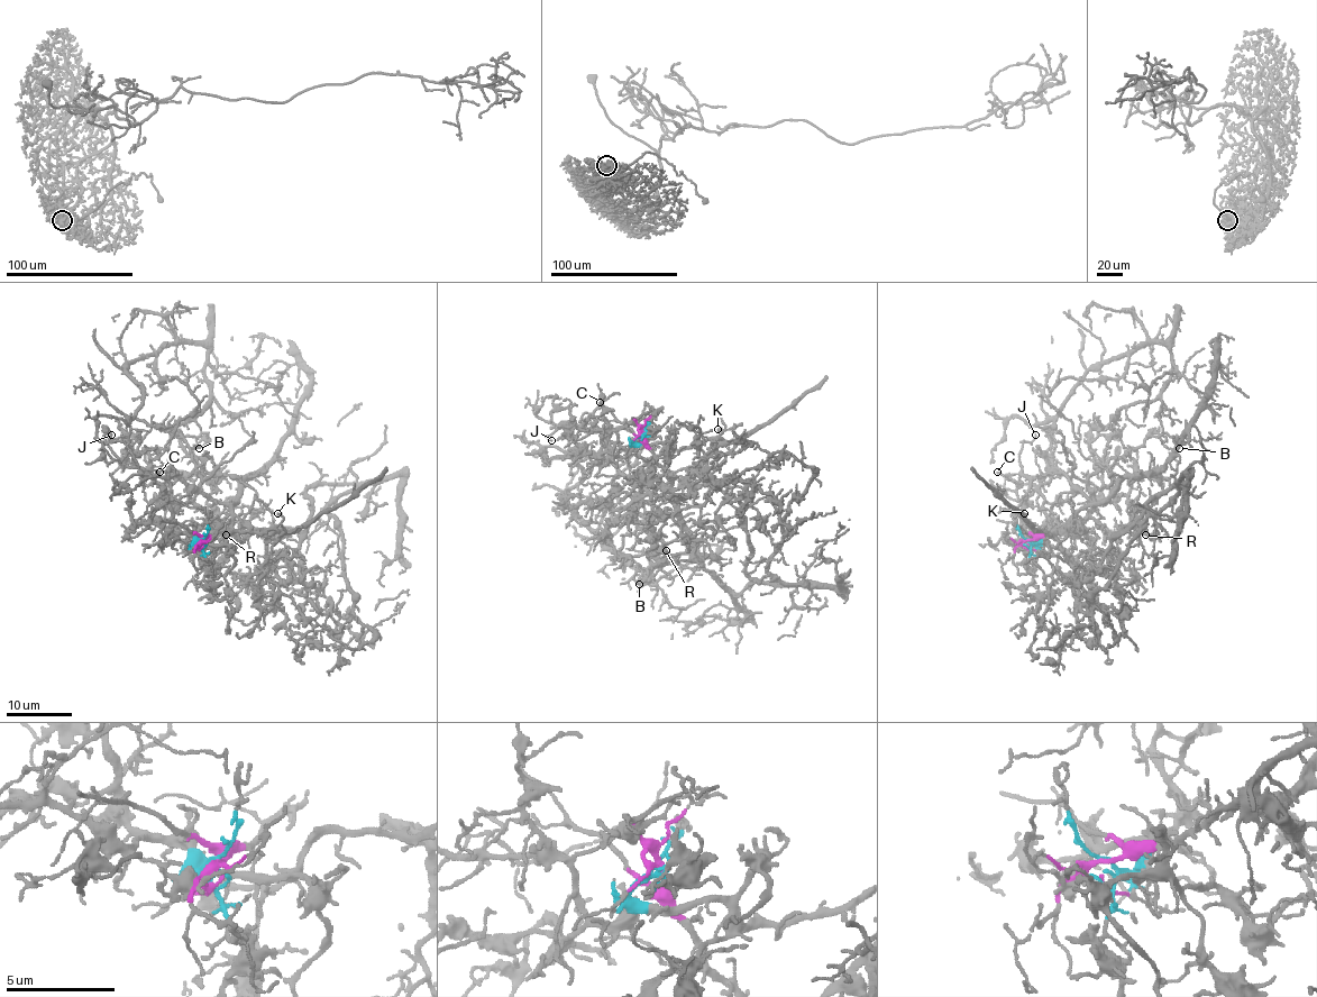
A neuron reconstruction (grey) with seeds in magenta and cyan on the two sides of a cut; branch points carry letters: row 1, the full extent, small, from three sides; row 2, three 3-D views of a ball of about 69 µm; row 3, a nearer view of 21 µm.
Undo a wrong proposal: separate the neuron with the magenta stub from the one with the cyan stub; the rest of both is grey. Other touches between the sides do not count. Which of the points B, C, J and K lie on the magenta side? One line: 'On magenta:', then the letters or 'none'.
On magenta: C, J

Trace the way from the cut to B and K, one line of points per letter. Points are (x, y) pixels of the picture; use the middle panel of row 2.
B: (642, 431), (636, 442), (662, 446), (642, 467), (666, 517), (633, 499), (621, 550), (645, 569), (639, 585)
K: (642, 431), (636, 442), (660, 442), (668, 450), (695, 448), (723, 431), (716, 430)

